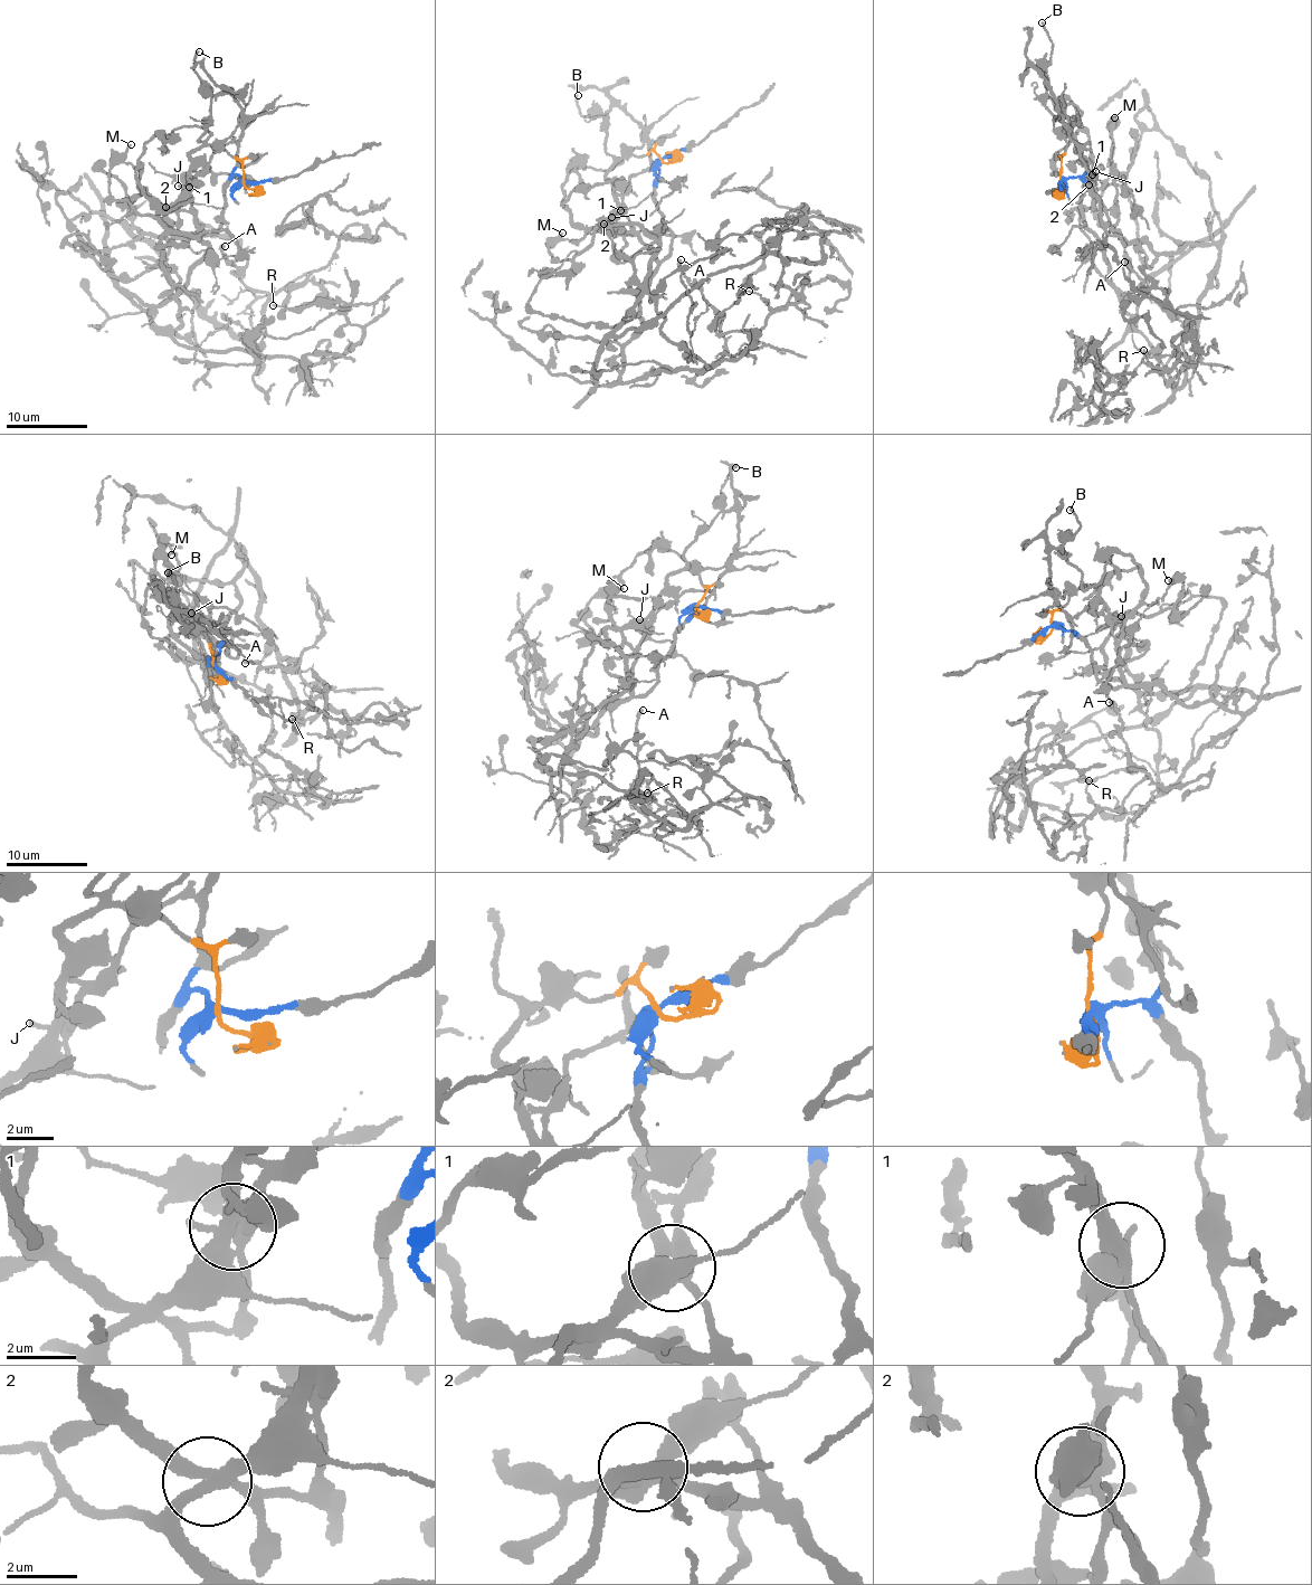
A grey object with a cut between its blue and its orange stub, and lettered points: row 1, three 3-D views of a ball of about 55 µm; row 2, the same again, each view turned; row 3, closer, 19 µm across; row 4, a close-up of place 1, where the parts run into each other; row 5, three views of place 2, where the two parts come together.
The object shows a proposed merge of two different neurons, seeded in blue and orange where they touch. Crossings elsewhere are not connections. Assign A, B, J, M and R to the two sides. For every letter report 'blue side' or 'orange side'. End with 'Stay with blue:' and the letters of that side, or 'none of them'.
A: blue side
B: orange side
J: blue side
M: orange side
R: blue side
Stay with blue: A, J, R

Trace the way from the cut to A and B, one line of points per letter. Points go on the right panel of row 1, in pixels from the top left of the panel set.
A: (1062, 179), (1086, 187), (1120, 241), (1160, 255), (1218, 248), (1176, 389), (1187, 320), (1123, 262)
B: (1062, 179), (1065, 131), (1048, 108), (1045, 68), (1052, 45), (1043, 22)

